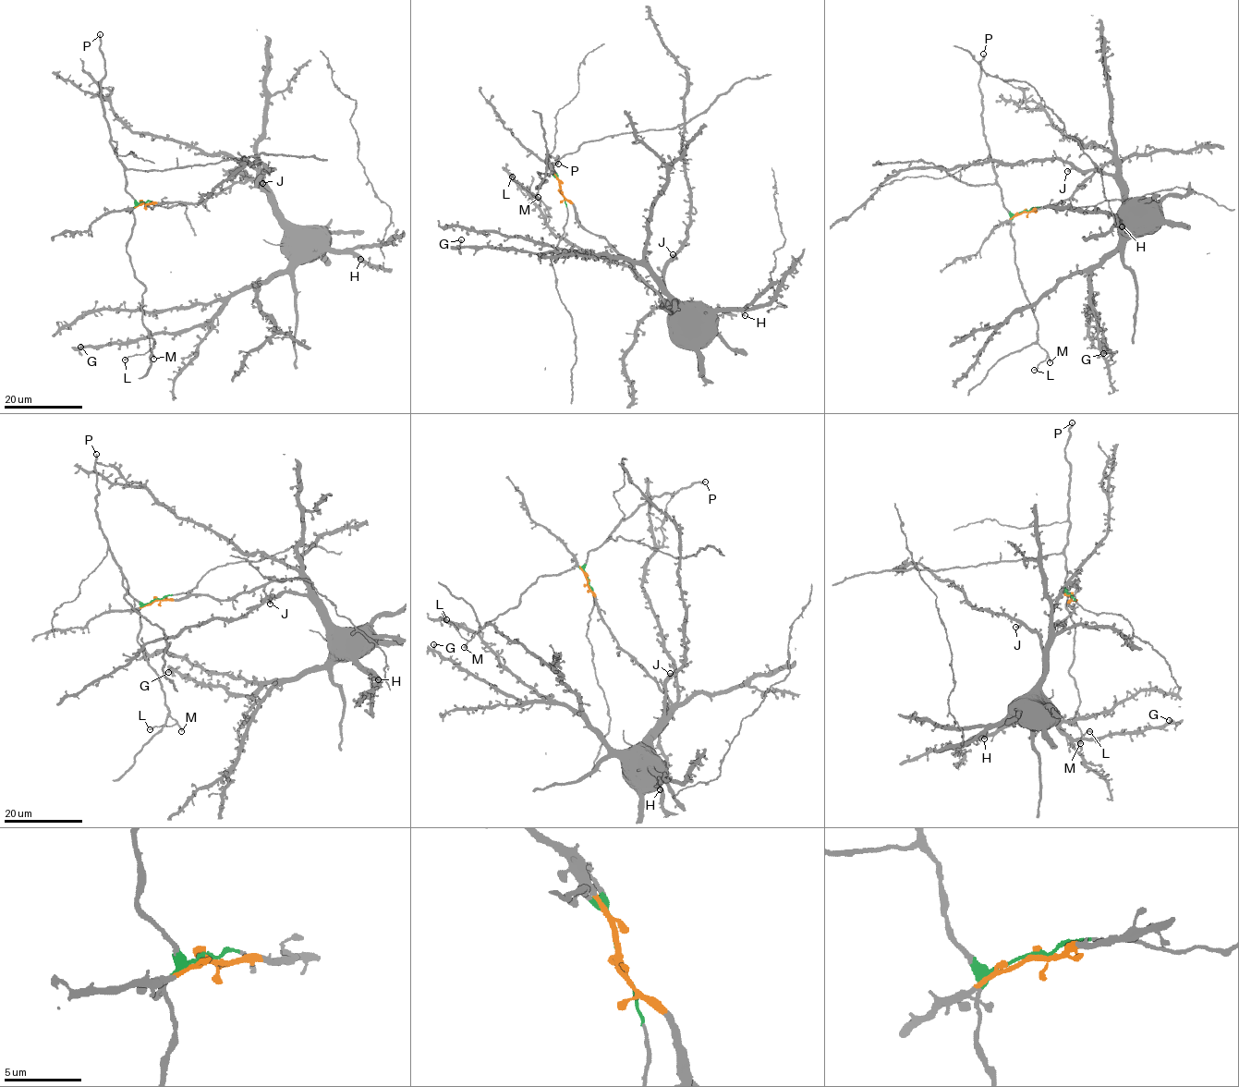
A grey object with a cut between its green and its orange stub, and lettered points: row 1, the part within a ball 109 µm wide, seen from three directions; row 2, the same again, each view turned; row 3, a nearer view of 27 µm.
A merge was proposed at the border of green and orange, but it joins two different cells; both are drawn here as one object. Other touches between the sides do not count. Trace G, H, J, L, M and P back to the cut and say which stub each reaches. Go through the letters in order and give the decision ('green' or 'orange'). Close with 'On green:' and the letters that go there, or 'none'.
G: orange
H: orange
J: orange
L: green
M: green
P: green
On green: L, M, P

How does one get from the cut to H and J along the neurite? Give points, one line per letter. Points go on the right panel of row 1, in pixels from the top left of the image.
H: (1025, 212), (1070, 200), (1096, 171), (1115, 164), (1124, 191), (1117, 222), (1123, 226)
J: (1025, 212), (1050, 207), (1070, 200), (1098, 169), (1109, 164), (1116, 165), (1113, 176), (1071, 168), (1067, 171)

